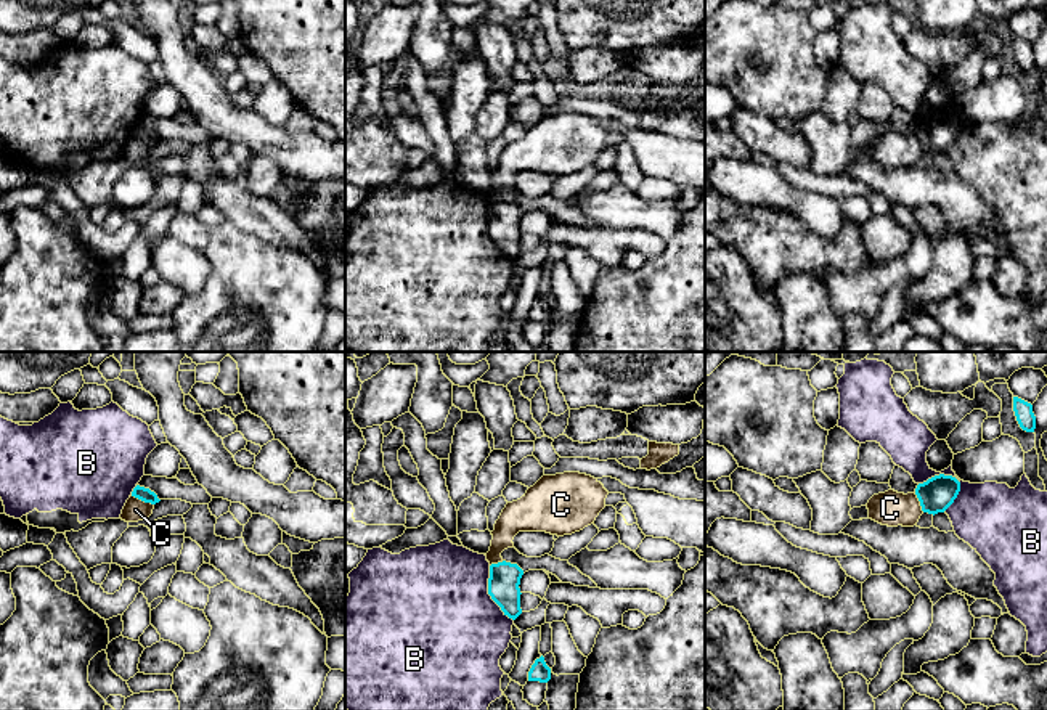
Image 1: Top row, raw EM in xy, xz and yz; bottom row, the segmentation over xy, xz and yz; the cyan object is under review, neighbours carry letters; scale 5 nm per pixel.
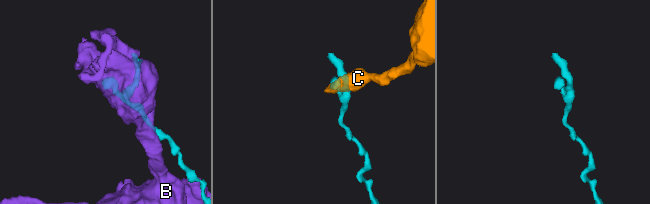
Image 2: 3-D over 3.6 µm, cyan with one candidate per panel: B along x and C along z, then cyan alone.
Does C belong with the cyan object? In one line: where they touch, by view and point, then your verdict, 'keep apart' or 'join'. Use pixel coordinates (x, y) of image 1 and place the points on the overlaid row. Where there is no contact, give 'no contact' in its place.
xy (142, 500) | keep apart

